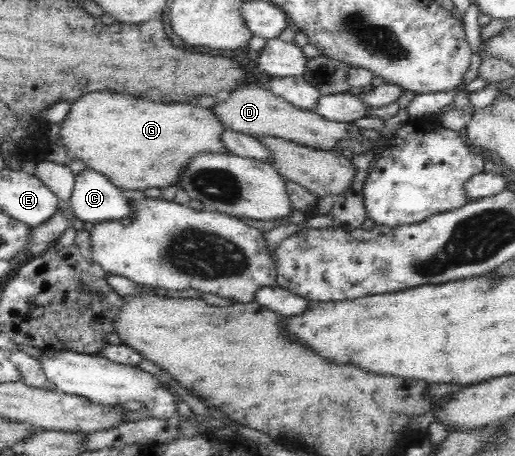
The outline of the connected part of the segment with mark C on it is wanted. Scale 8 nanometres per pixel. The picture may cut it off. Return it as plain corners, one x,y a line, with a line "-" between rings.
88,168
73,176
68,203
74,218
86,225
121,220
132,212
128,198
118,193
118,187
104,174

